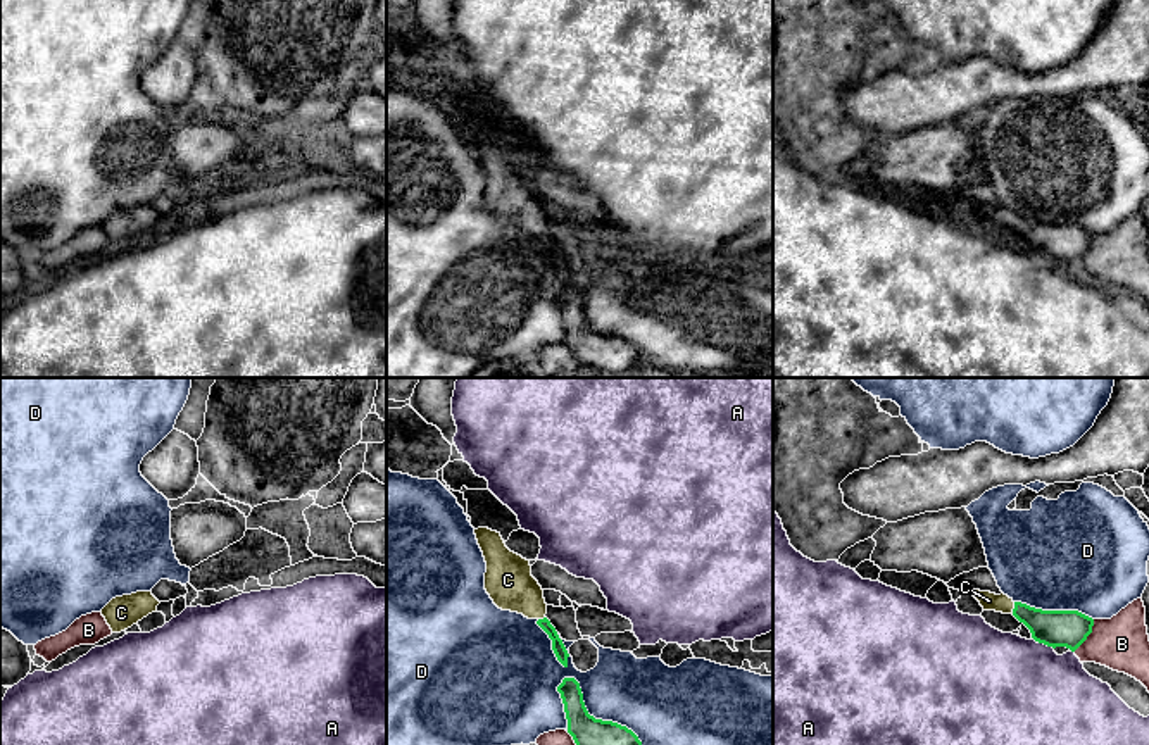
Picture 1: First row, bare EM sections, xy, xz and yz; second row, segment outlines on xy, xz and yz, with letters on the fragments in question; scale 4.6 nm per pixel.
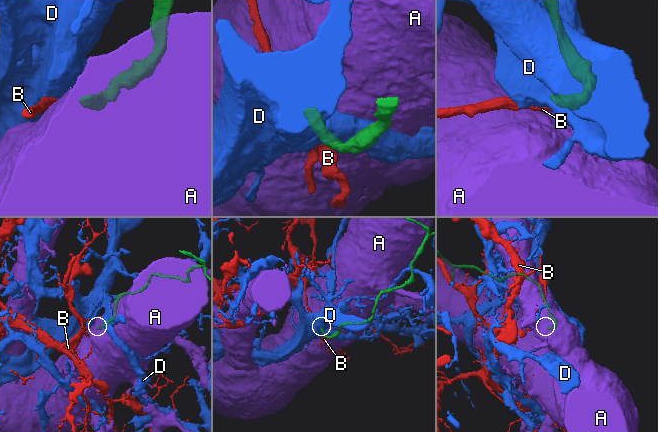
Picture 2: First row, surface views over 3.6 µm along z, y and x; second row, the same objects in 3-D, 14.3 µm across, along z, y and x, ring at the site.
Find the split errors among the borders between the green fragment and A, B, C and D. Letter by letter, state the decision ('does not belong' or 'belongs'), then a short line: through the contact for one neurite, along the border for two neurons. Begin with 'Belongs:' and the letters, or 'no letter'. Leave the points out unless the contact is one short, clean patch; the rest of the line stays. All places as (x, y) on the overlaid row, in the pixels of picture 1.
Belongs: C
A: does not belong | yz (1039, 642), (1053, 649)
B: does not belong
C: belongs | yz (1054, 628), (1015, 607), (989, 601)
D: does not belong

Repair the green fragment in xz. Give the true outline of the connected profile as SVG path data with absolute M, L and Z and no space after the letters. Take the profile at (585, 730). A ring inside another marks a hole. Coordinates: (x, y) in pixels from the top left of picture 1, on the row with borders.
M564 678L557 692L564 704L568 733L576 745L642 745L638 736L626 726L590 716L580 683L574 678Z

